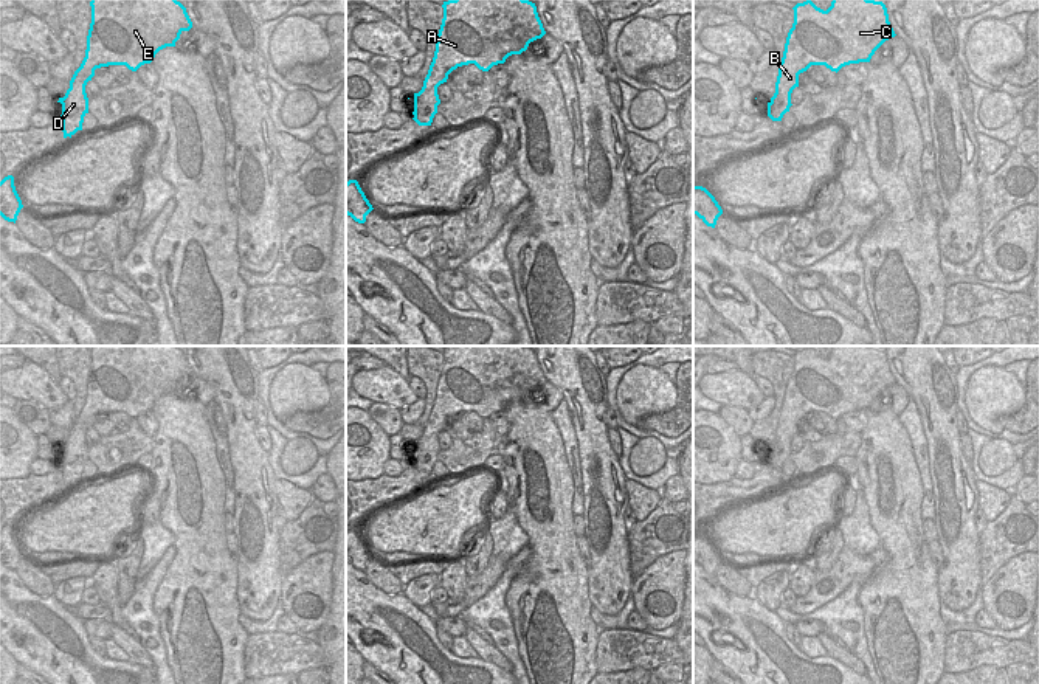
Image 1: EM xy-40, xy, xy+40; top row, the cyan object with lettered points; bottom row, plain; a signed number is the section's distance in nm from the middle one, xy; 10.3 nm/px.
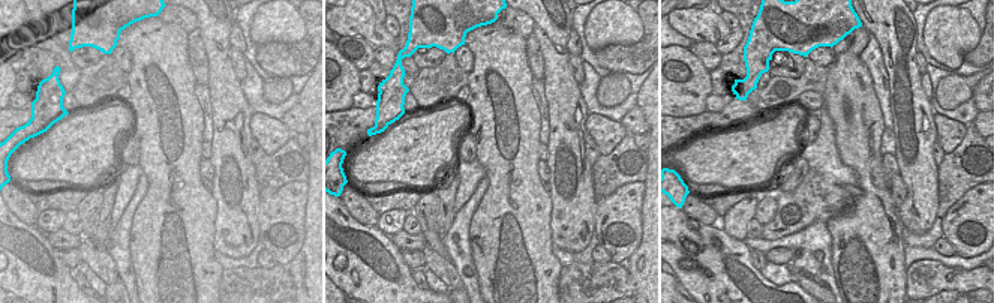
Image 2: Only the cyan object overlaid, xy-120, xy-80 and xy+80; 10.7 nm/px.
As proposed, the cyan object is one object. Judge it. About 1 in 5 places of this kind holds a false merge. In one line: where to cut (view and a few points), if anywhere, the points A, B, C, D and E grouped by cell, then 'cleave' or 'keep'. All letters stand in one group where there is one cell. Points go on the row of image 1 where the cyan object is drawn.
cut none; groups A B C D E; keep

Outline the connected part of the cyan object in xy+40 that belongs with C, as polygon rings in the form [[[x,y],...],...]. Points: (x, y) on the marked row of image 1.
[[[806,0],[792,9],[794,23],[786,37],[775,93],[768,102],[772,121],[782,121],[789,112],[799,74],[811,65],[825,65],[837,73],[845,65],[870,62],[875,51],[896,36],[882,2],[833,0],[823,11]]]

